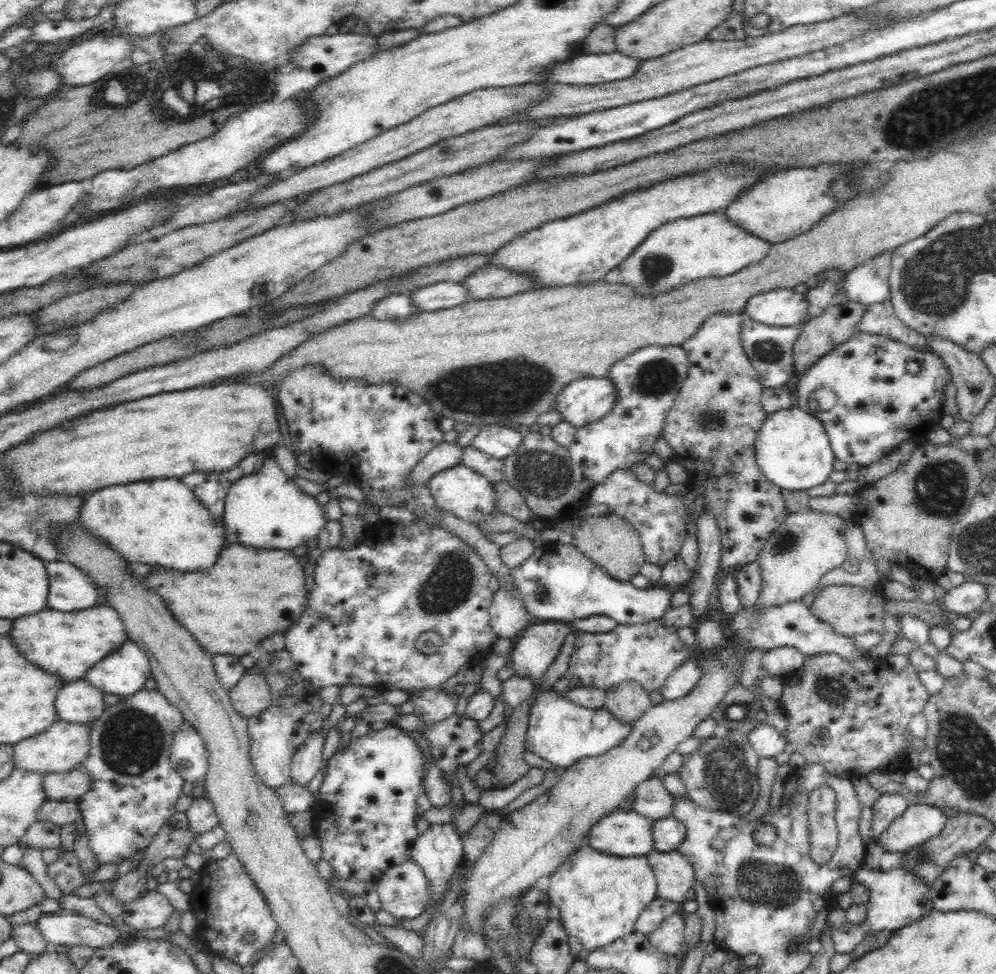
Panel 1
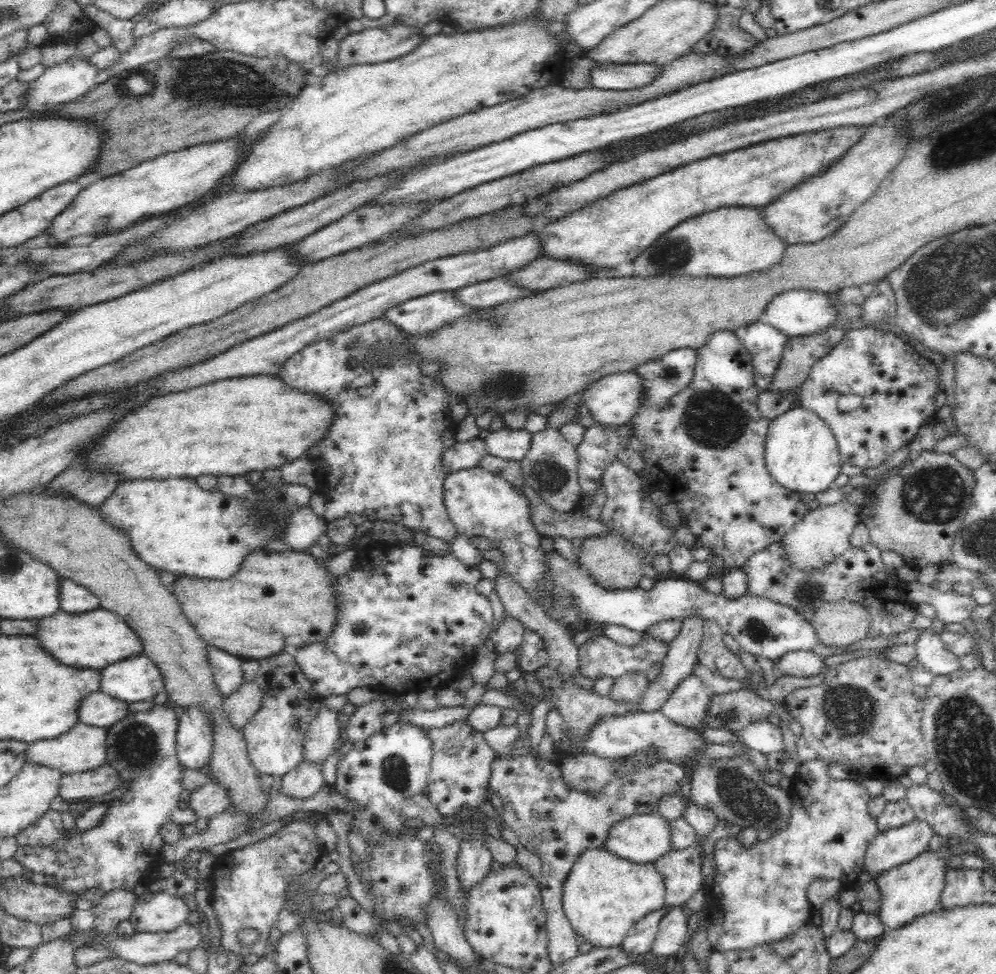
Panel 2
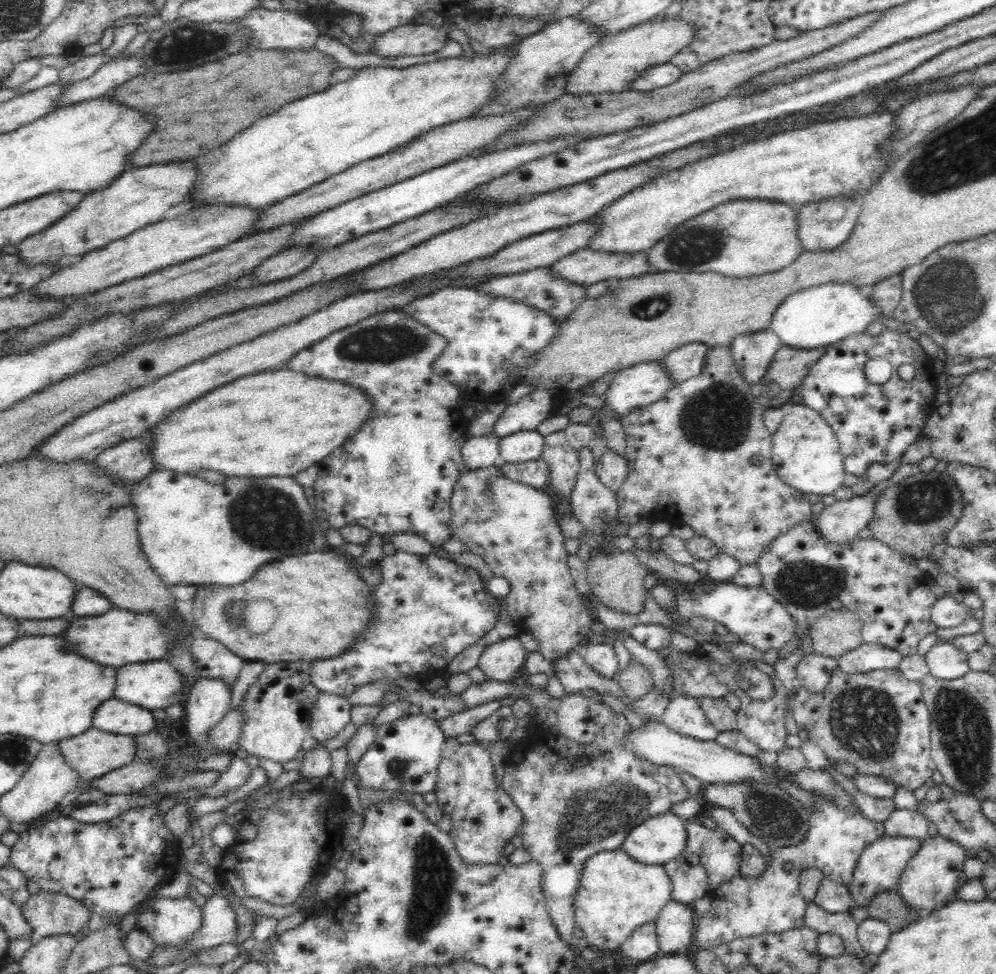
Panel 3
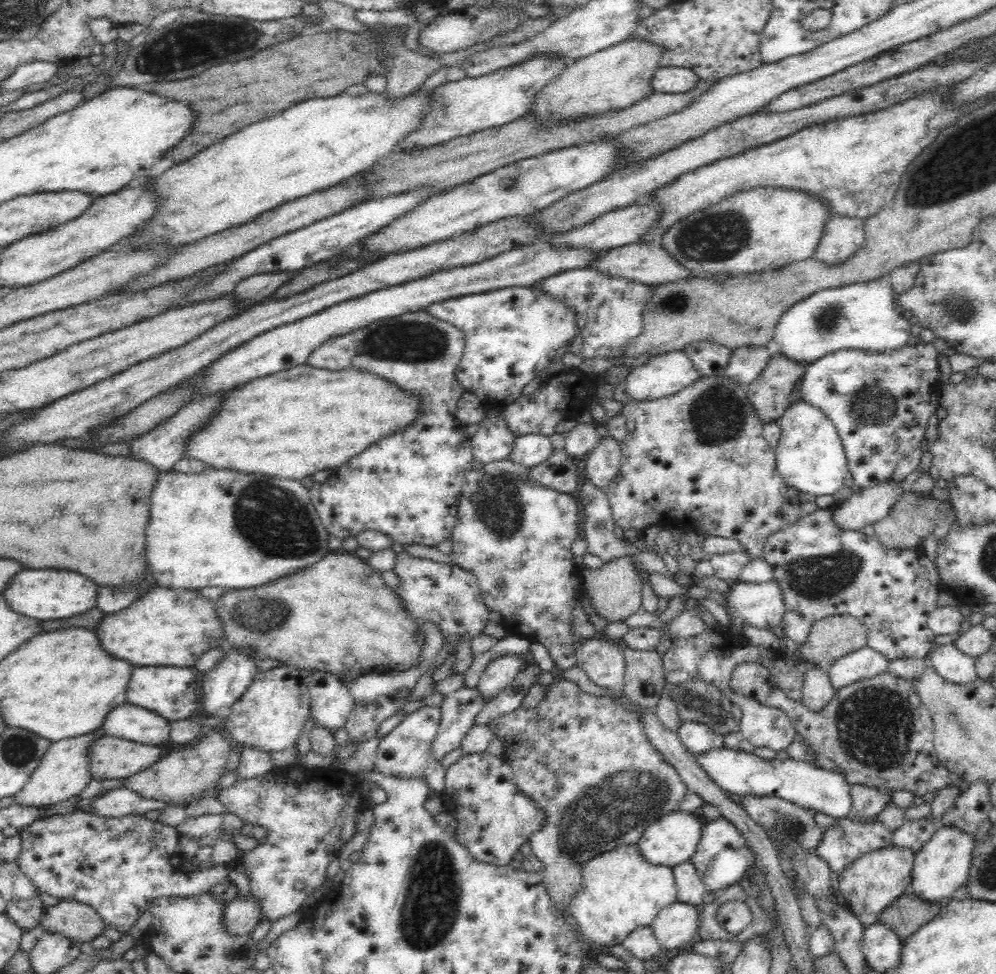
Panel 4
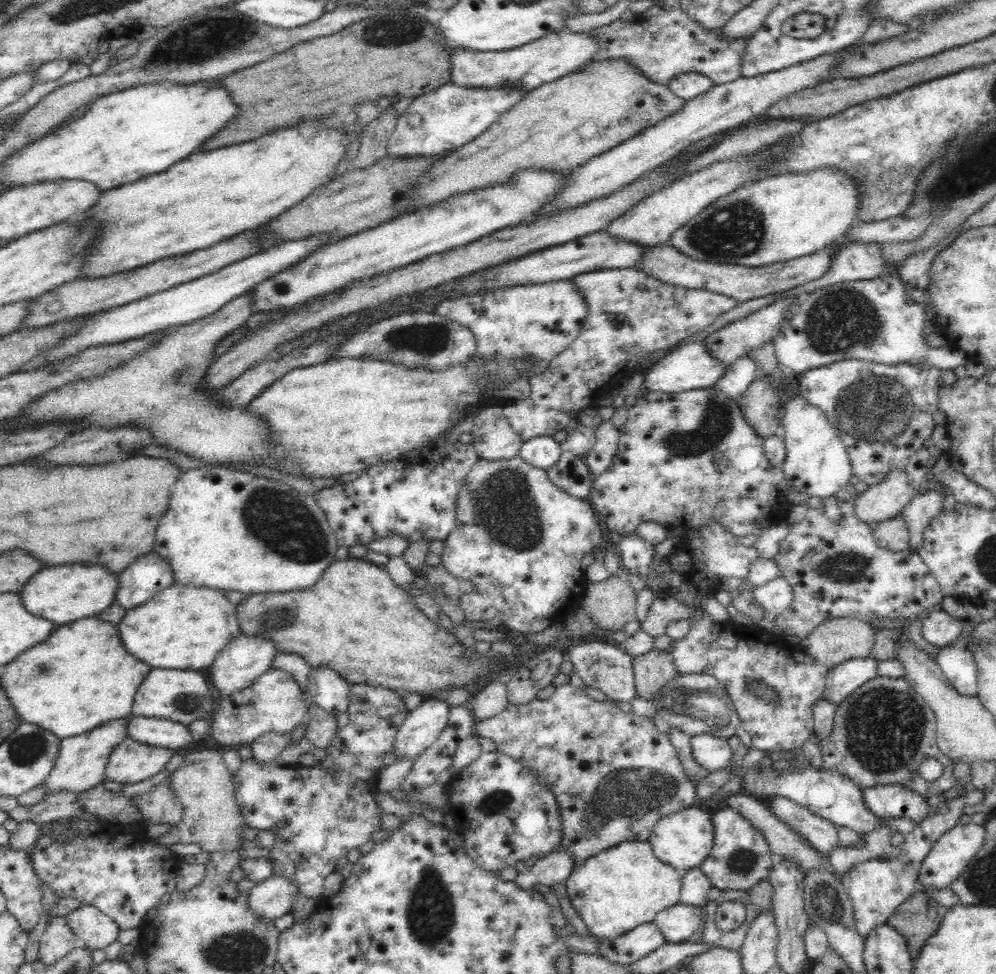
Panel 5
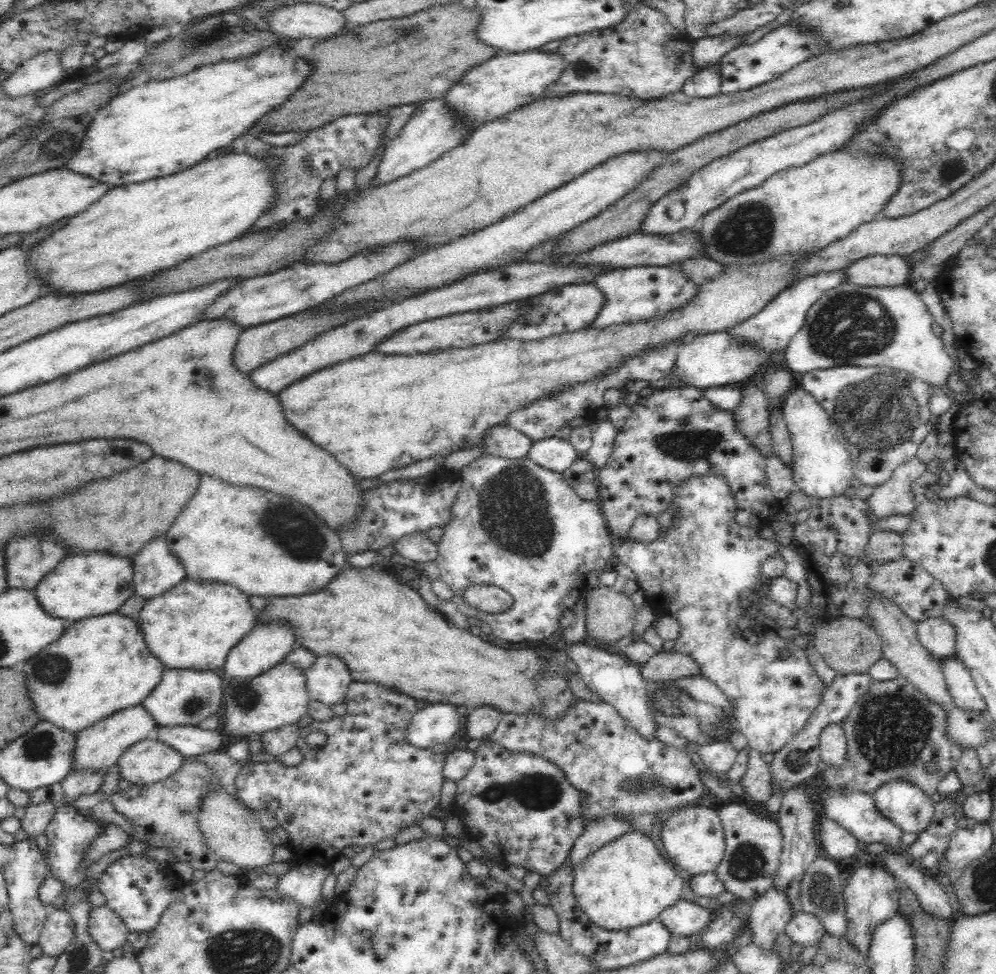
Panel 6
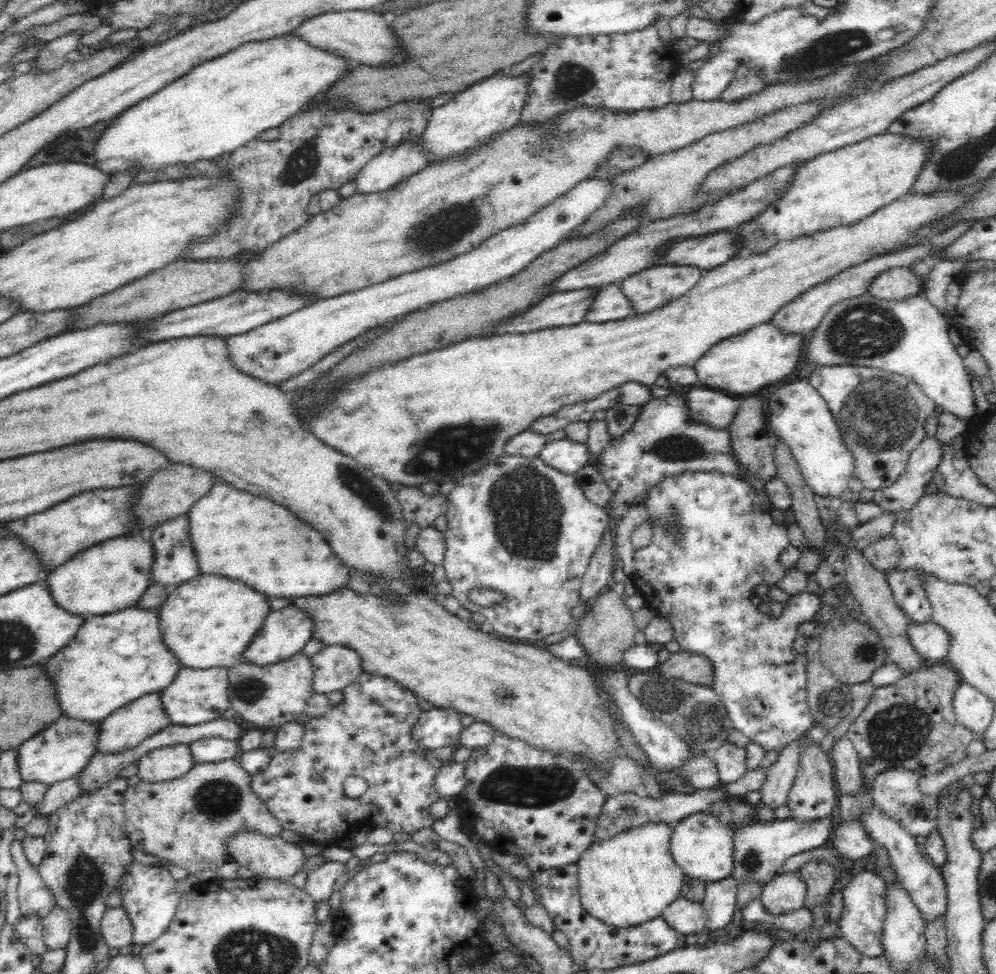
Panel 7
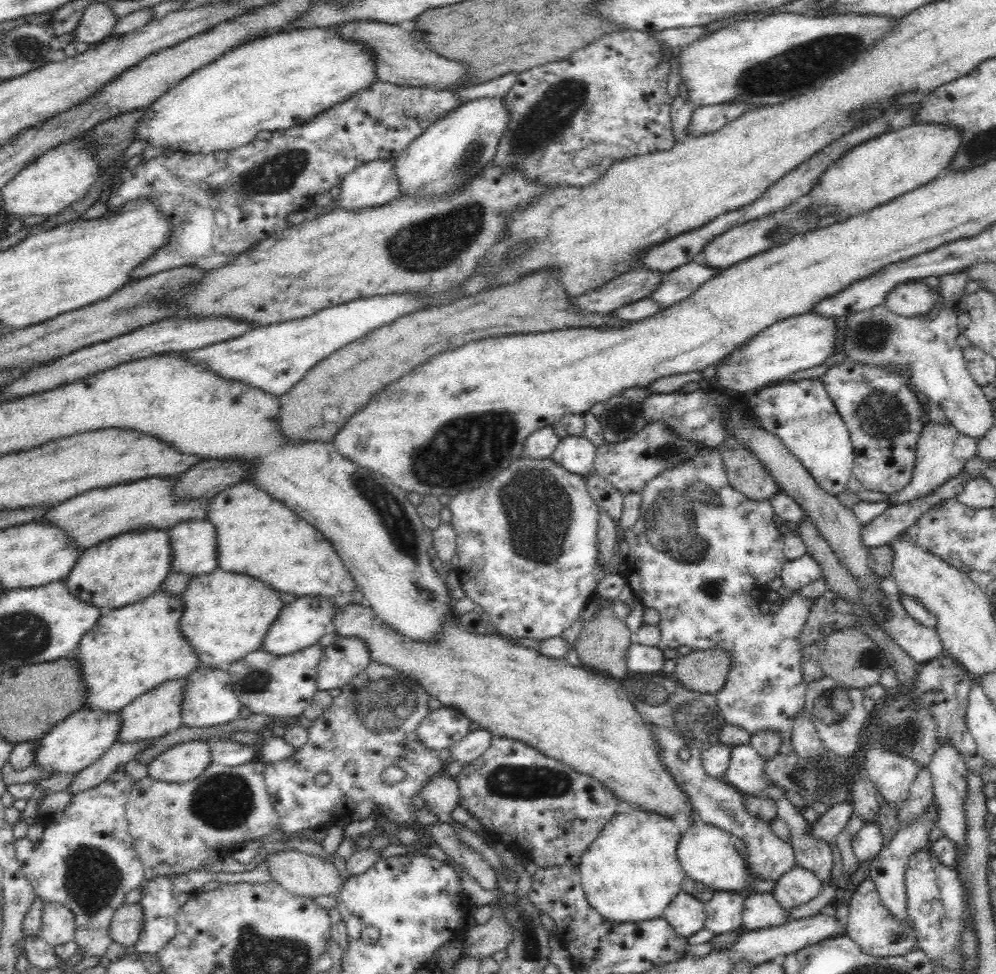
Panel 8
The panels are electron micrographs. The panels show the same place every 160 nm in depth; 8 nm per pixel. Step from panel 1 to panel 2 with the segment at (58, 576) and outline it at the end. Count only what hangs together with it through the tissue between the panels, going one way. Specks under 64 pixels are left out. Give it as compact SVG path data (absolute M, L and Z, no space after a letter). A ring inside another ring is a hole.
M65 576L58 578L58 594L58 608L72 614L96 610L99 607L99 598L95 594Z

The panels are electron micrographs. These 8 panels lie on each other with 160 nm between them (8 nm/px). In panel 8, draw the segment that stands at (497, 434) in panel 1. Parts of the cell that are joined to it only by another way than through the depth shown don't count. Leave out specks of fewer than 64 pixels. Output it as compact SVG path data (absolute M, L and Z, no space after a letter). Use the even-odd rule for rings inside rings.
M584 435L561 438L549 458L574 474L587 476L593 471L597 446Z

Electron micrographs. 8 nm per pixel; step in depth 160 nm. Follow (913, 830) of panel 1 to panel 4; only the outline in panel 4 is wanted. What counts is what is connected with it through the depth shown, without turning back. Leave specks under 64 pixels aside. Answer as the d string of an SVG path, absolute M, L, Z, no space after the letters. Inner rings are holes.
M892 846L871 851L851 862L837 876L838 893L846 898L850 910L863 926L878 921L878 914L900 894L909 892L915 853L910 848Z

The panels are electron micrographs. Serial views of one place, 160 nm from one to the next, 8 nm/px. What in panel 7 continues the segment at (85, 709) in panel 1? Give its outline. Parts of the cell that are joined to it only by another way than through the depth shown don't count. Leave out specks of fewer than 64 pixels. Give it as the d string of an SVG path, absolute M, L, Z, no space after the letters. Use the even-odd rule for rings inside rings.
M220 737L200 738L189 745L195 763L221 762L227 759L237 759L238 742Z

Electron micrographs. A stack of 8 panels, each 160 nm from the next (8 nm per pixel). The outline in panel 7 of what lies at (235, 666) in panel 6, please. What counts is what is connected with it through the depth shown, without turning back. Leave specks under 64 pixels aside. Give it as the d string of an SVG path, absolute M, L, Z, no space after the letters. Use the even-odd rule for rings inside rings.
M290 605L270 611L258 628L256 636L244 648L240 662L266 666L300 653L304 644L312 639L312 628L314 628L314 621L306 611L300 611Z

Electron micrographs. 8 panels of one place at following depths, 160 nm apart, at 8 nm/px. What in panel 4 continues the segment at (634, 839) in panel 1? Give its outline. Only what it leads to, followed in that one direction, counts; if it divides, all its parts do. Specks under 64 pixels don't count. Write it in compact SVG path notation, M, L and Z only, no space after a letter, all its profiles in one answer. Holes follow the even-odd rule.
M674 811L655 819L650 826L646 826L641 840L634 846L640 850L642 857L648 863L674 867L676 864L686 862L694 854L701 838L702 826L700 814Z

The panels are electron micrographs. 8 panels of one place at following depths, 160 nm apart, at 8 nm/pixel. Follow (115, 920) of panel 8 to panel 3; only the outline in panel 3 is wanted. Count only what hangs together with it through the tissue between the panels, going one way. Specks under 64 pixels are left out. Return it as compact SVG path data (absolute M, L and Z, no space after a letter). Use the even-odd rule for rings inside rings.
M39 890L28 894L20 912L33 930L32 942L58 934L74 935L87 925L88 907L69 896Z

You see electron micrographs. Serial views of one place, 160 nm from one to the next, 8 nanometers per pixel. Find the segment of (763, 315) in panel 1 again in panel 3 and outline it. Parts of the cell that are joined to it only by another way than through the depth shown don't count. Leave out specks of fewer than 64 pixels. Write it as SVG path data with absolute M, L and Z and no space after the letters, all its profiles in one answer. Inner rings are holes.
M822 284L789 295L774 310L768 329L773 330L783 344L798 349L814 349L830 346L850 334L865 332L866 326L876 320L876 314L880 314L880 307L871 296L862 296L859 288L850 284Z

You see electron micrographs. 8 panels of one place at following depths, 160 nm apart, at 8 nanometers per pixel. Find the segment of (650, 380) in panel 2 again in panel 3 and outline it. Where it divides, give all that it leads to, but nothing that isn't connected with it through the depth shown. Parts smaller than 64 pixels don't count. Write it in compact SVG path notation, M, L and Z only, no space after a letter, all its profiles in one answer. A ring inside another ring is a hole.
M702 343L683 344L660 360L660 364L663 364L665 372L672 381L672 386L679 385L701 373L709 347Z

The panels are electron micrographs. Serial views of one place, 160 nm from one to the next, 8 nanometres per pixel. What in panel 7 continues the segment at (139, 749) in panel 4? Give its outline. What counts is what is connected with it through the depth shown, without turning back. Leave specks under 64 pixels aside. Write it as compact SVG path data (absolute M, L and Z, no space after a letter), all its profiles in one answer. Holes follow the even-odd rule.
M188 744L164 746L146 752L144 756L140 757L136 762L138 766L136 775L140 781L150 783L179 778L196 764Z

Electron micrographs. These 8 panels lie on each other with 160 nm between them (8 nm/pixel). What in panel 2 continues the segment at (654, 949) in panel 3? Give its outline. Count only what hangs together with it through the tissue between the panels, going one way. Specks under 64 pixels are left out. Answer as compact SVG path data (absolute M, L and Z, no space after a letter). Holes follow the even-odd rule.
M664 904L664 906L648 912L648 914L644 914L638 922L634 923L621 945L632 954L650 954L650 948L658 932L661 918L668 909L669 907Z

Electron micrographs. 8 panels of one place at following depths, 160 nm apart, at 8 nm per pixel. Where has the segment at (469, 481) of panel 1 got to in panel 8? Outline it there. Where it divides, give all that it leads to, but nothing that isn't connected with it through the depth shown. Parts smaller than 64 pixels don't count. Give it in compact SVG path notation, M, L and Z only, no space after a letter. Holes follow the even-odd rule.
M522 456L504 470L500 470L493 478L486 480L471 490L460 492L448 503L451 512L450 525L456 533L456 558L458 565L454 569L460 579L461 588L475 605L481 606L484 612L490 614L491 625L496 627L498 634L518 640L521 638L536 638L544 640L560 636L566 628L578 621L578 616L589 604L592 594L600 580L600 567L596 563L598 547L596 547L597 528L599 523L599 506L588 495L585 476L574 474L564 467L554 463L552 459L531 459Z

